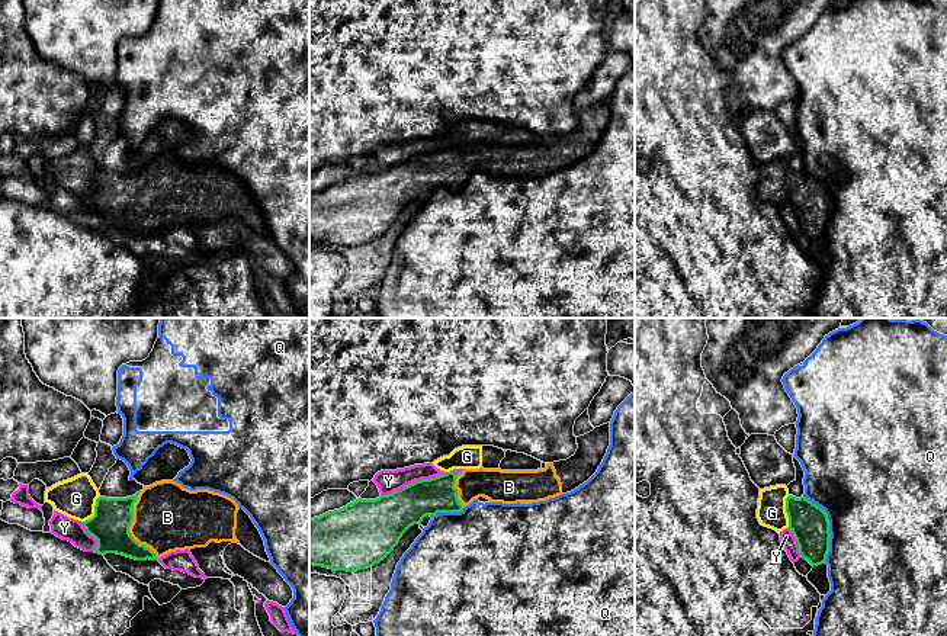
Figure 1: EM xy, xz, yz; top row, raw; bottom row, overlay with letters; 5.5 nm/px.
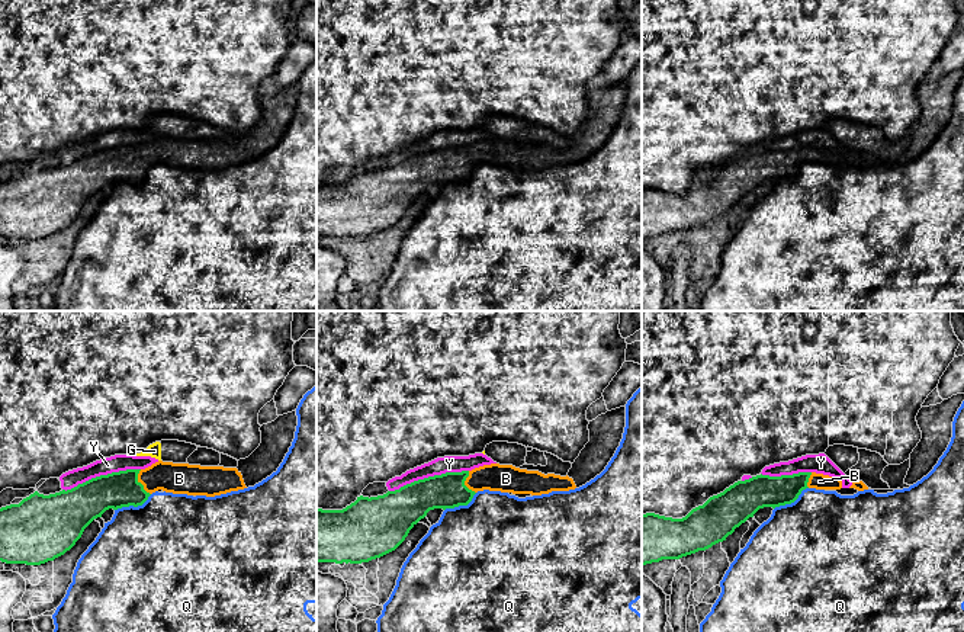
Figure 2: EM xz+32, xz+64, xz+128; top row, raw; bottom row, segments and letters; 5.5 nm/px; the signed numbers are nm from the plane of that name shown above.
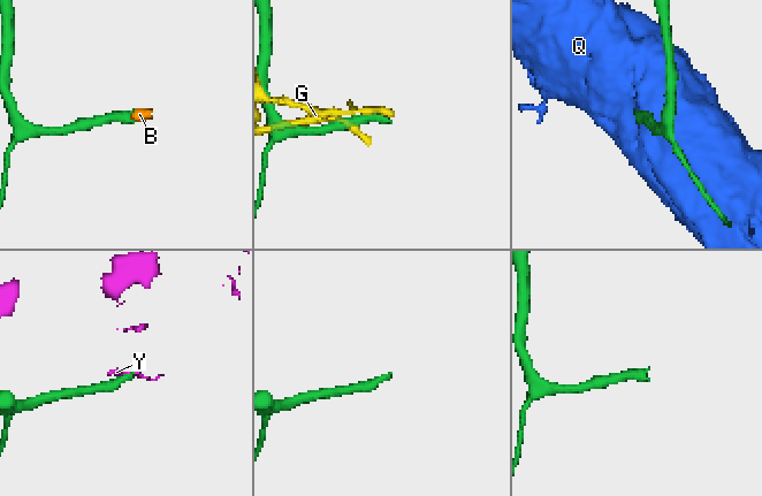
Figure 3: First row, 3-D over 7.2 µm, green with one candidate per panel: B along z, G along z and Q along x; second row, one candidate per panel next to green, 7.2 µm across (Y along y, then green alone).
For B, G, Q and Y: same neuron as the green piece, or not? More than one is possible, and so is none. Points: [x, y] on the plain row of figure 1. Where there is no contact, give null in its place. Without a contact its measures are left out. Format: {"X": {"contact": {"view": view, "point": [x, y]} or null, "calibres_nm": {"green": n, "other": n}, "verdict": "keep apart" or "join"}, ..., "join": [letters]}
{"B": {"contact": {"view": "xy", "point": [129, 201]}, "calibres_nm": {"green": 220, "other": 380}, "verdict": "join"}, "G": {"contact": {"view": "xy", "point": [95, 186]}, "calibres_nm": {"green": 220, "other": 220}, "verdict": "keep apart"}, "Q": {"contact": {"view": "yz", "point": [828, 201]}, "calibres_nm": {"green": 220, "other": 500}, "verdict": "keep apart"}, "Y": {"contact": {"view": "xz", "point": [416, 156]}, "calibres_nm": {"green": 240, "other": 130}, "verdict": "keep apart"}, "join": ["B"]}

